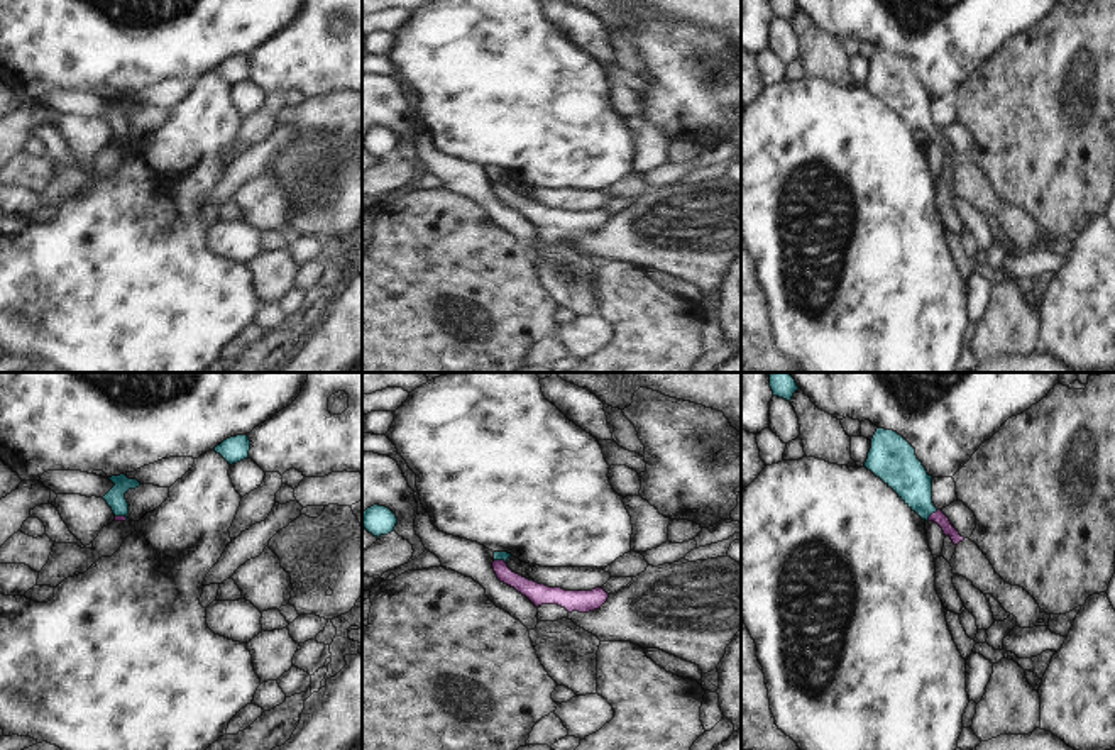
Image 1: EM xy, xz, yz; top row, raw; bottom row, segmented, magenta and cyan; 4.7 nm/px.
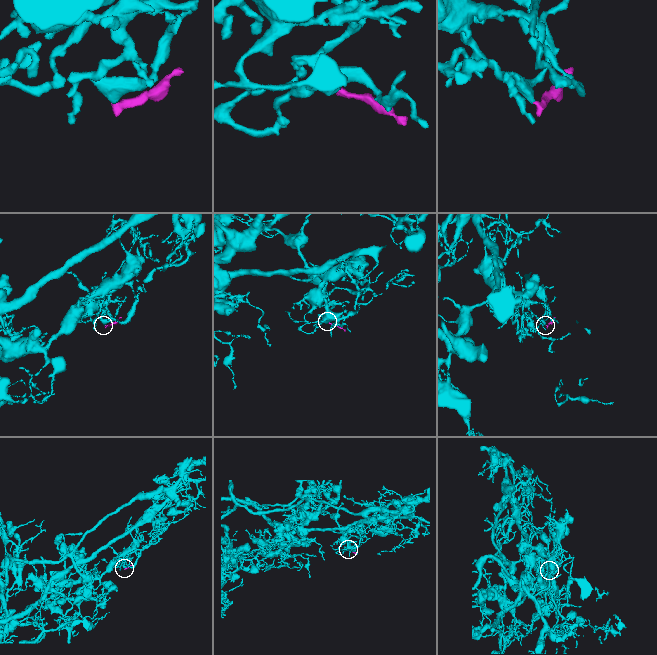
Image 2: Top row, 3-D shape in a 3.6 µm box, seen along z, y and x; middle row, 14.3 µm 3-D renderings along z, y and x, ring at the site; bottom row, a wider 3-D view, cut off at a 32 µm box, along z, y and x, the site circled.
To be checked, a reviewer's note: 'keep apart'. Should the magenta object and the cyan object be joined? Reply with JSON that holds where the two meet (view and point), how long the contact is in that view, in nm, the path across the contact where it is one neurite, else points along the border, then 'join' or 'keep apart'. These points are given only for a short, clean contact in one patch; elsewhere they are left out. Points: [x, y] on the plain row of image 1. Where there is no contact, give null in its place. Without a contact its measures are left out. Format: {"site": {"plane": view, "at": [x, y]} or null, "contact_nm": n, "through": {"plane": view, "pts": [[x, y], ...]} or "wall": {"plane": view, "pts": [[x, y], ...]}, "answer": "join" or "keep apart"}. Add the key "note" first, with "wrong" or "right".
{"note": "wrong", "site": {"plane": "yz", "at": [931, 136]}, "contact_nm": 80, "through": {"plane": "yz", "pts": [[938, 137], [931, 136], [902, 92]]}, "answer": "join"}

